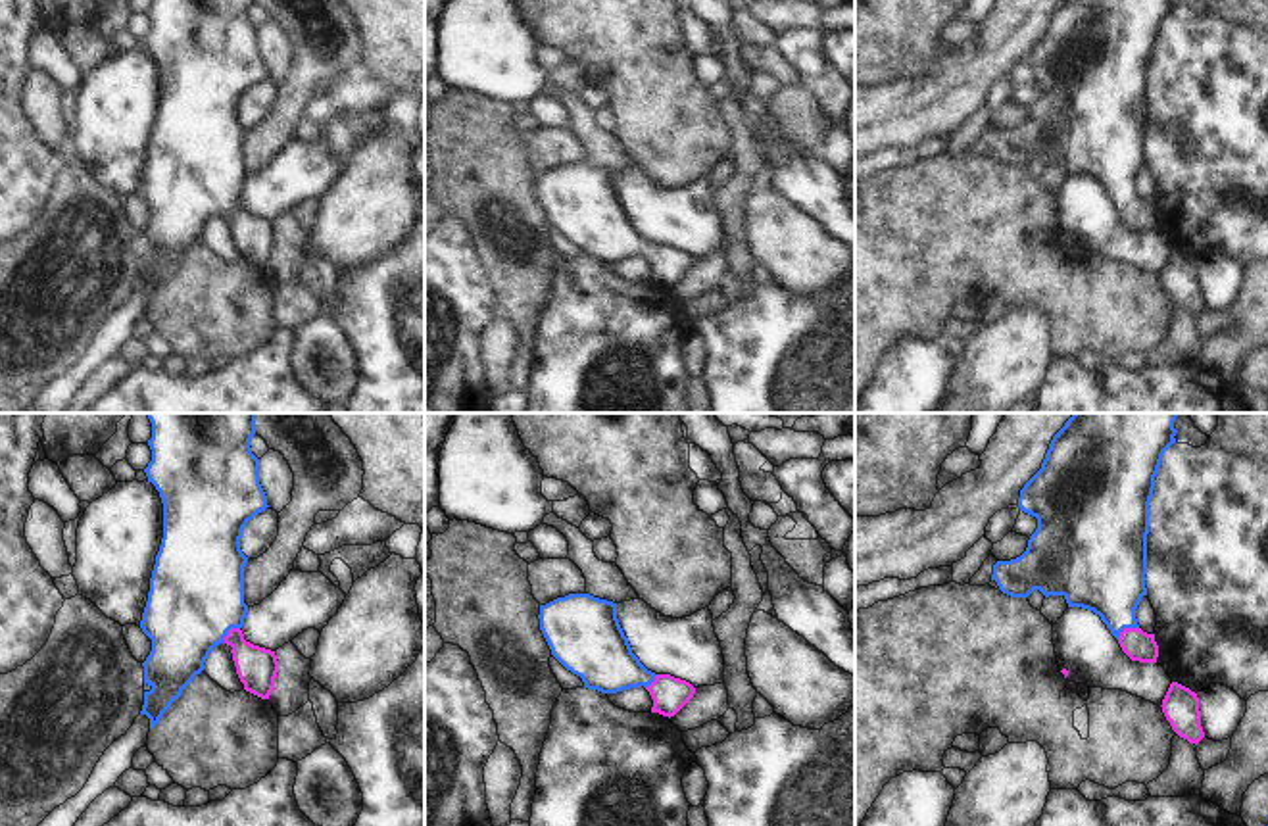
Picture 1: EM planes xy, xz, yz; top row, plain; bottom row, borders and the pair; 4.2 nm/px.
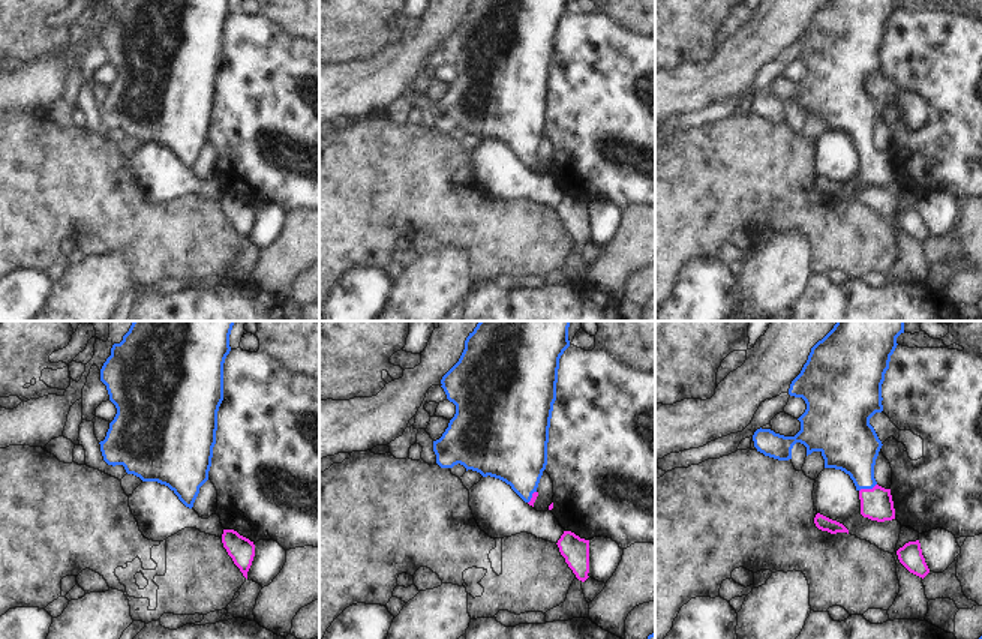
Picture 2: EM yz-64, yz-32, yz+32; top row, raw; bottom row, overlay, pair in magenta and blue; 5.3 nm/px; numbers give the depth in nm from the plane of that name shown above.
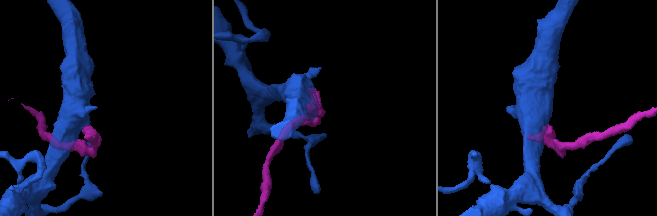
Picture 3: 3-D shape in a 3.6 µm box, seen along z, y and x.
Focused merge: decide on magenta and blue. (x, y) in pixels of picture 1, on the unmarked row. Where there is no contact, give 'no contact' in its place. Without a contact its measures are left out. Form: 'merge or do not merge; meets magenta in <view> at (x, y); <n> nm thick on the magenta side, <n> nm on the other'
merge; meets magenta in yz at (1126, 198); 130 nm thick on the magenta side, 340 nm on the other

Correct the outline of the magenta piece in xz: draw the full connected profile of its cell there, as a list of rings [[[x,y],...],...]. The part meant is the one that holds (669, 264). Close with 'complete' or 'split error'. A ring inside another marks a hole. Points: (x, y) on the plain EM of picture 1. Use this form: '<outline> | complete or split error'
[[[569,163],[546,175],[540,175],[540,200],[551,219],[551,225],[573,244],[580,246],[584,257],[601,263],[617,263],[622,259],[644,255],[651,269],[651,282],[674,286],[695,263],[695,257],[671,244],[655,244],[647,240],[632,223],[619,188],[617,173],[594,167],[590,163]]] | split error

